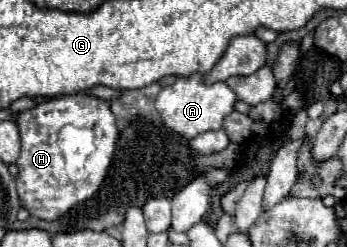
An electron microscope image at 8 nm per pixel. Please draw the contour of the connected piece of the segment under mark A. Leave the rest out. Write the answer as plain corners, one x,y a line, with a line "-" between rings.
195,72
191,76
179,76
173,84
165,86
159,96
155,98
155,108
163,118
163,124
177,132
179,136
191,140
203,132
209,130
221,130
223,118
233,112
237,96
235,92
225,84
225,82
215,82
215,84
205,84
203,78

